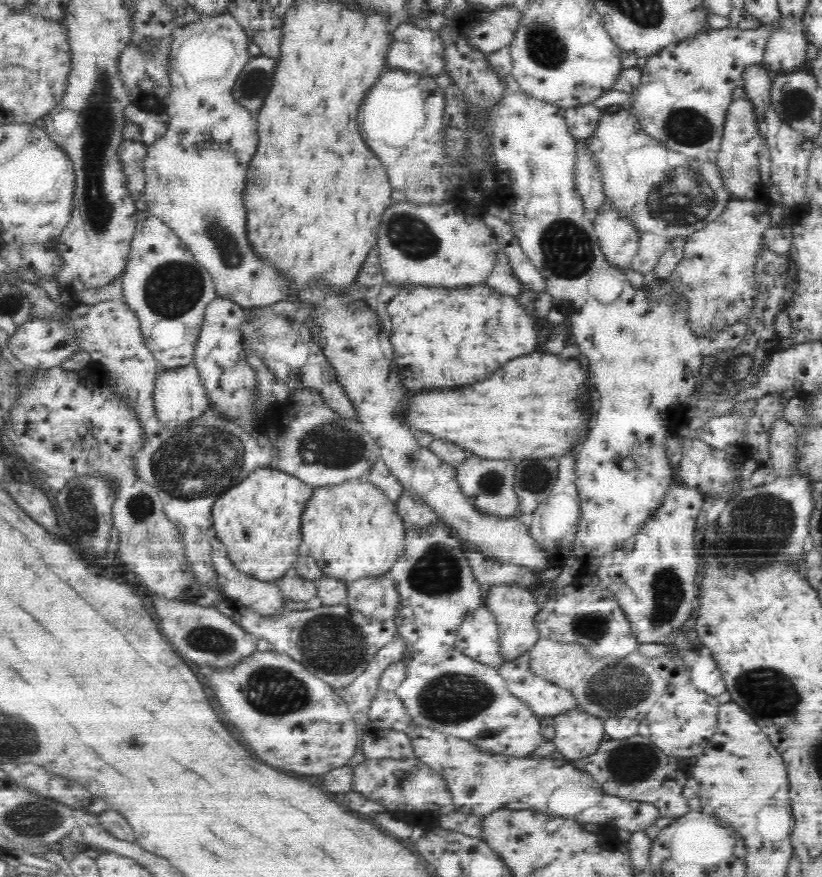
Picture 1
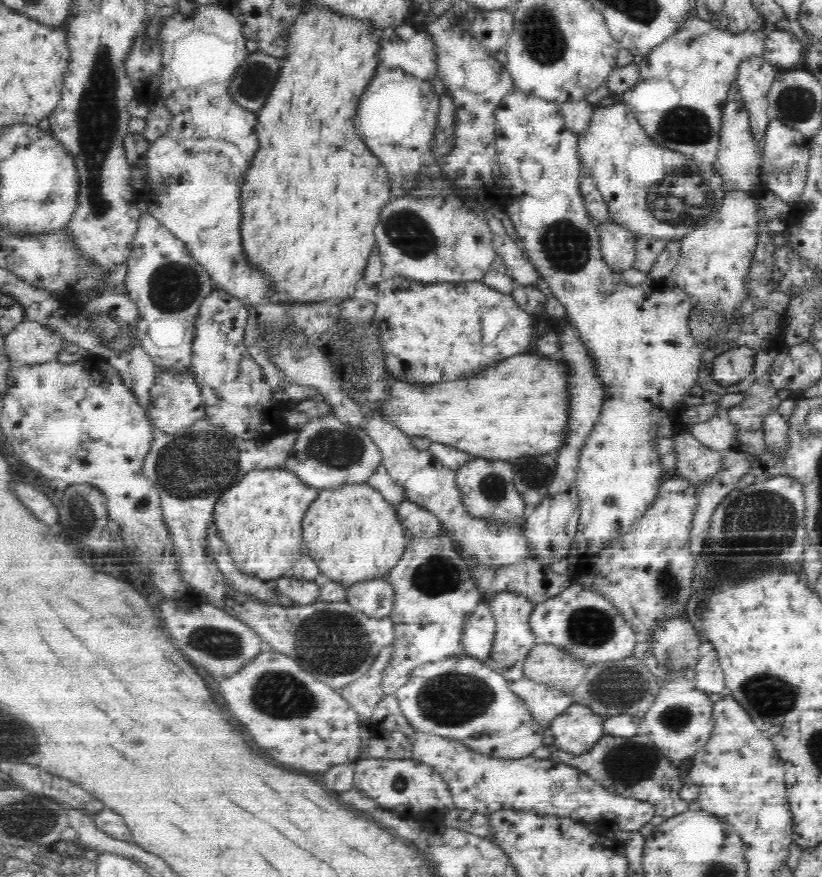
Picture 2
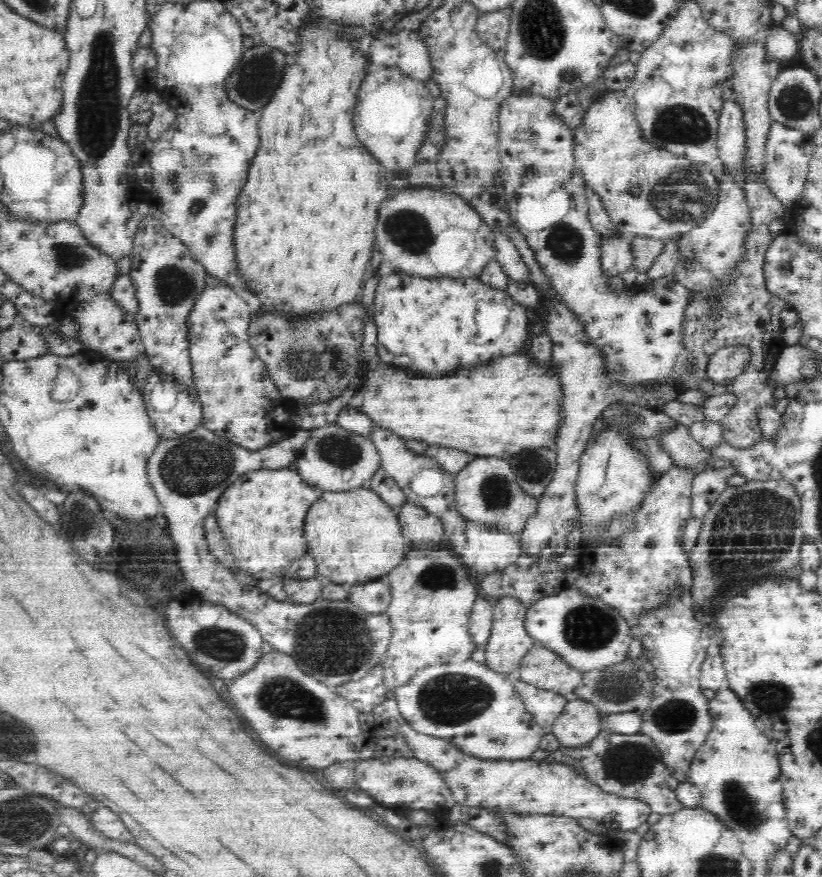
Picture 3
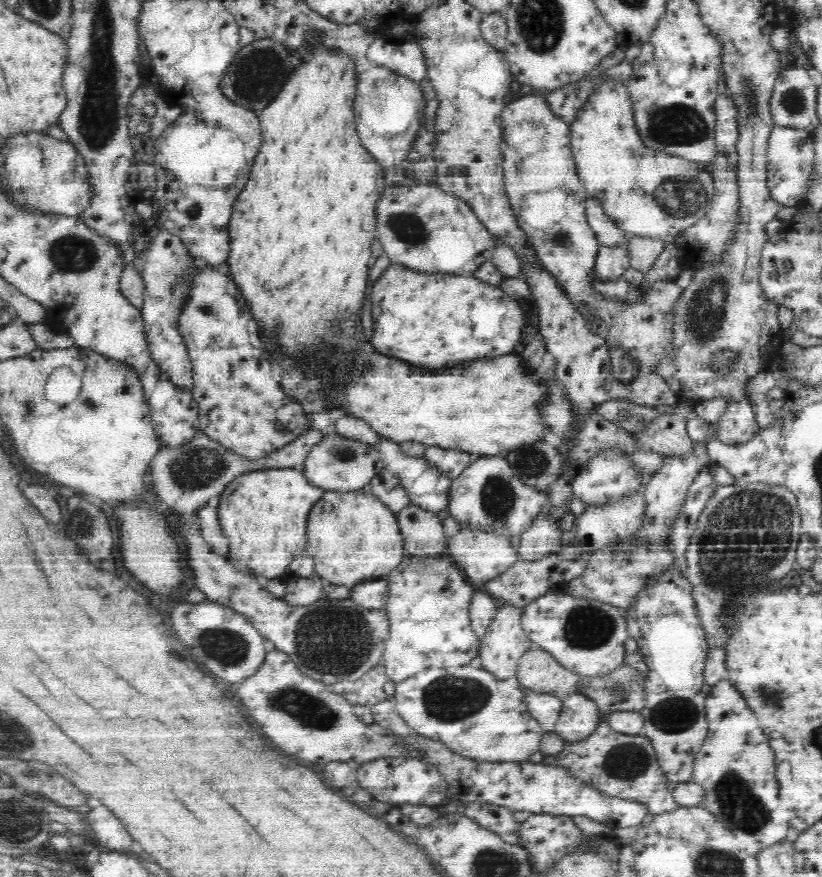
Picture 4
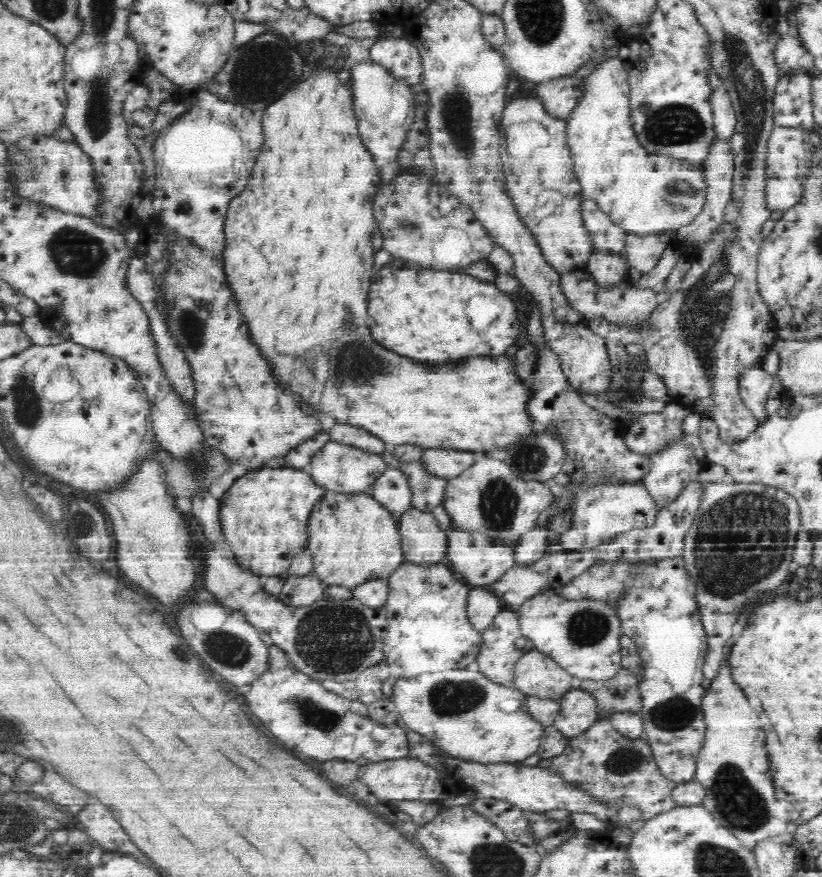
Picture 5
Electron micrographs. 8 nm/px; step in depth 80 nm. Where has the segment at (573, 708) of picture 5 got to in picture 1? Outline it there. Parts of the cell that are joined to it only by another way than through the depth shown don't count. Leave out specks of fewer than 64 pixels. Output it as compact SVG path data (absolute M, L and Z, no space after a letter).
M584 711L567 712L555 717L555 721L556 734L548 749L560 758L564 756L568 764L578 764L596 754L606 740L603 720Z

